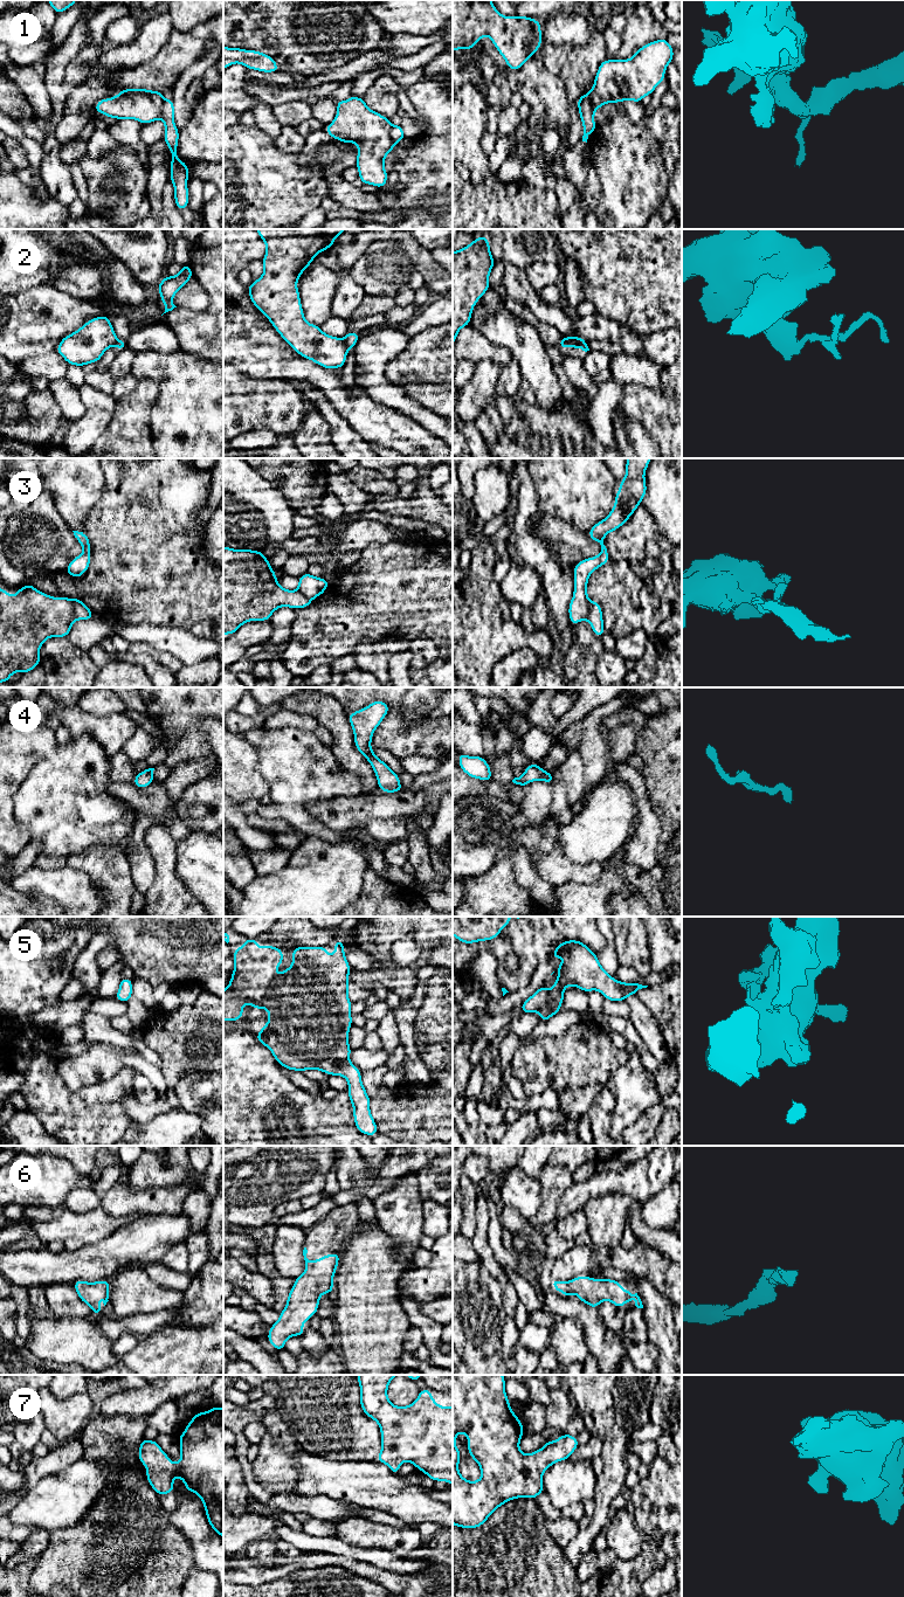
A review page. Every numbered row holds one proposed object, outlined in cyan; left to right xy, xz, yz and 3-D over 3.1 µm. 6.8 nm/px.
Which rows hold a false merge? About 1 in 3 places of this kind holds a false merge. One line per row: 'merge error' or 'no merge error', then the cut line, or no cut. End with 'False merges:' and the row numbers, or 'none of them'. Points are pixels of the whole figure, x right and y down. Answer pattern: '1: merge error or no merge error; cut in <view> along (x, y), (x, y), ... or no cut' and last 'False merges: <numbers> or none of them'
1: merge error; cut in yz along (585, 95), (595, 109)
2: merge error; cut in yz along (563, 337), (575, 346)
3: merge error; cut in xy along (70, 599), (76, 619)
4: no merge error; no cut
5: no merge error; no cut
6: no merge error; no cut
7: no merge error; no cut
False merges: 1, 2, 3

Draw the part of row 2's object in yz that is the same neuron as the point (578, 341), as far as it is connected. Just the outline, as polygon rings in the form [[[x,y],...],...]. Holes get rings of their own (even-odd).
[[[563,337],[563,338],[585,352],[589,351],[586,340],[581,337]]]

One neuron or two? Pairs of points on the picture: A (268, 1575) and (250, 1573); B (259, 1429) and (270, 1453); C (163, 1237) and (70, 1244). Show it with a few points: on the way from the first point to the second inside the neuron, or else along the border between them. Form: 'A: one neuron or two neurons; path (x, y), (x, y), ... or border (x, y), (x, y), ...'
A: one neuron; path (263, 1575), (255, 1575)
B: two neurons; border (262, 1422), (266, 1435), (257, 1444)
C: two neurons; border (83, 1244), (76, 1249), (66, 1250)

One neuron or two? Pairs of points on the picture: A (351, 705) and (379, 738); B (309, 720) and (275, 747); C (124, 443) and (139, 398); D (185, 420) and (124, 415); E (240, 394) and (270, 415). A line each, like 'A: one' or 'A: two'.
A: two
B: two
C: one
D: two
E: one

